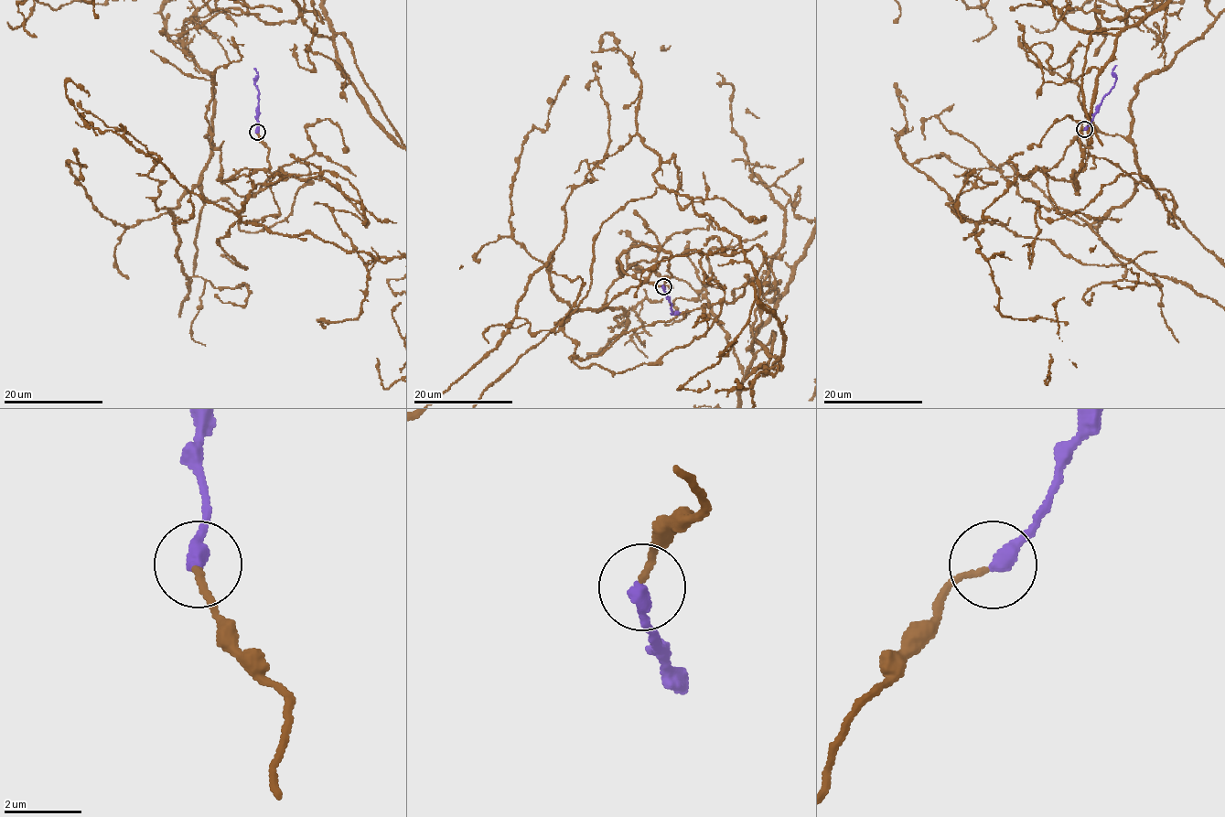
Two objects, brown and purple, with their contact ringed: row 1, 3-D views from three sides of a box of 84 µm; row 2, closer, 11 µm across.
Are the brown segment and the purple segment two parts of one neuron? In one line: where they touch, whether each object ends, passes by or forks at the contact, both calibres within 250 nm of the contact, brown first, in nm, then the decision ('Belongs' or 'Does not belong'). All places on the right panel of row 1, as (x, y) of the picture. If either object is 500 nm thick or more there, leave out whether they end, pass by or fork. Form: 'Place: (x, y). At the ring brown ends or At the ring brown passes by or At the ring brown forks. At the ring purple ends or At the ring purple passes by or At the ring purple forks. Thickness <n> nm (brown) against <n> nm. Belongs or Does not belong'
Place: (1084, 129). At the ring brown ends. At the ring purple ends. Thickness 150 nm (brown) against 380 nm. Belongs

